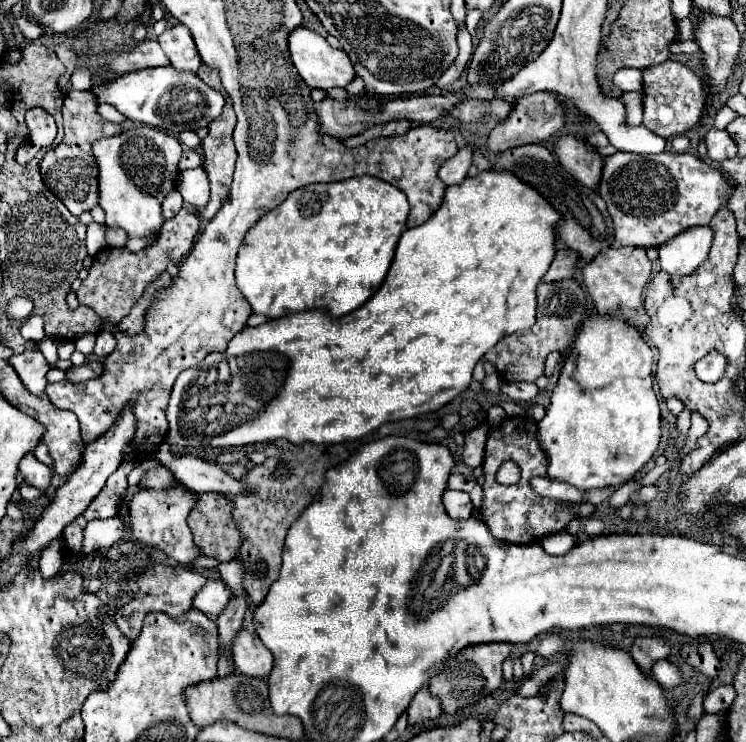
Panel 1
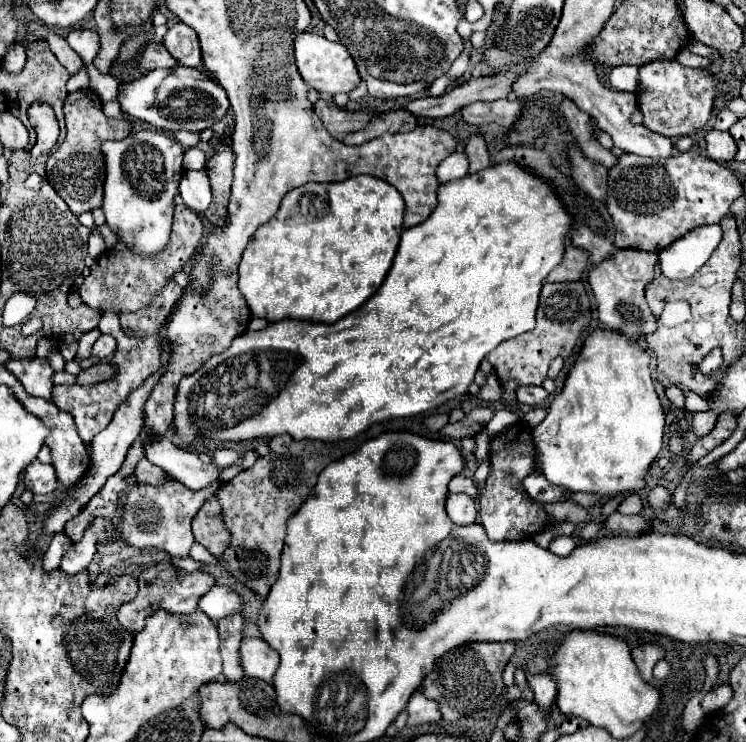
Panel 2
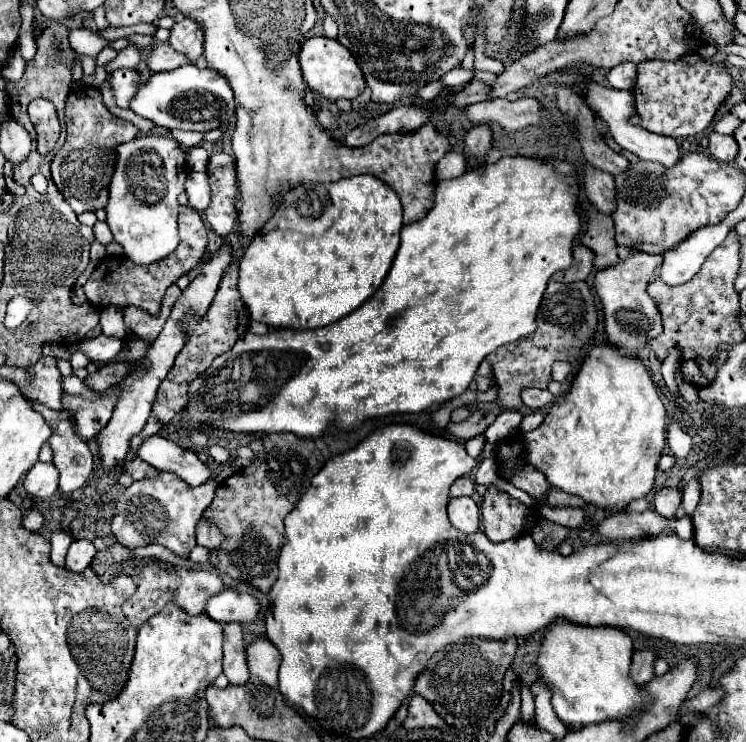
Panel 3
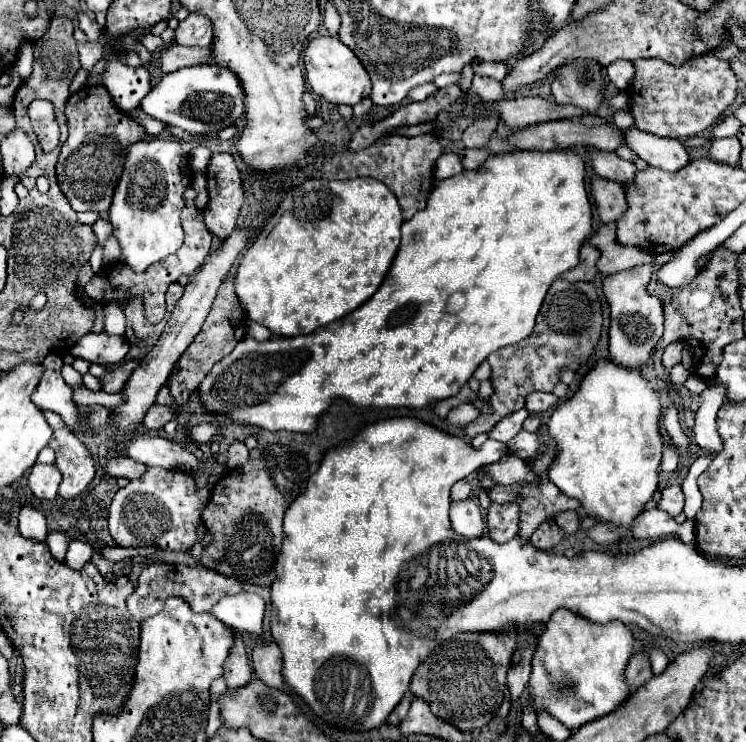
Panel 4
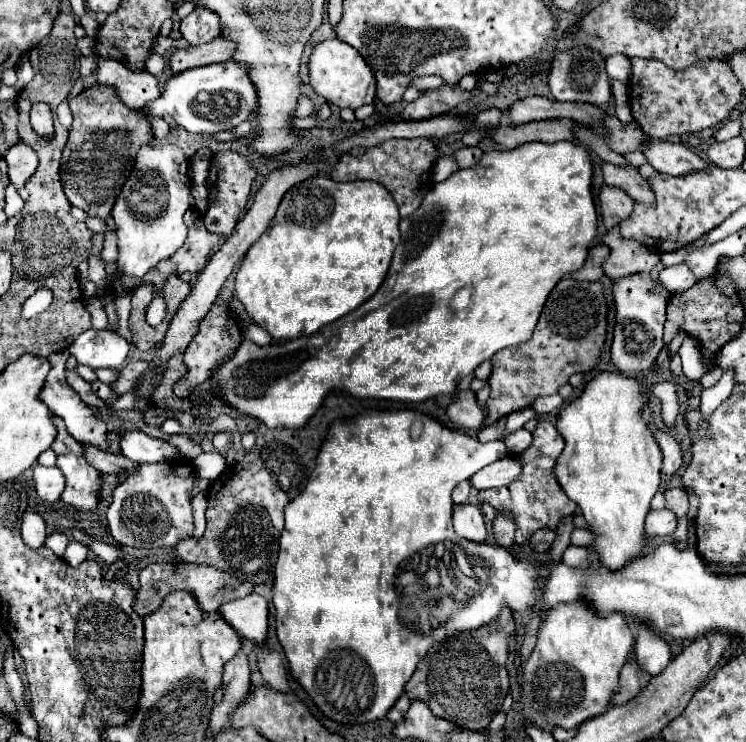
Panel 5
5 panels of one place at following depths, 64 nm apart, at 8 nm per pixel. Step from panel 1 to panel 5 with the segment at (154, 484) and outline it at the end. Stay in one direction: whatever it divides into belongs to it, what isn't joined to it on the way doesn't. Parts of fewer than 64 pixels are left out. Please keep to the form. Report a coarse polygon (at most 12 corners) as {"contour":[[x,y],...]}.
{"contour":[[84,446],[88,464],[102,474],[132,474],[138,468],[122,454]]}

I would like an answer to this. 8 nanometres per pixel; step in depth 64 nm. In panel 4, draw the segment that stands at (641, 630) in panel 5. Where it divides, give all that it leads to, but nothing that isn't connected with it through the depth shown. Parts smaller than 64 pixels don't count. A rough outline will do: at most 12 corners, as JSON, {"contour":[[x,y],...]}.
{"contour":[[650,648],[652,672],[662,674],[668,666],[662,650]]}

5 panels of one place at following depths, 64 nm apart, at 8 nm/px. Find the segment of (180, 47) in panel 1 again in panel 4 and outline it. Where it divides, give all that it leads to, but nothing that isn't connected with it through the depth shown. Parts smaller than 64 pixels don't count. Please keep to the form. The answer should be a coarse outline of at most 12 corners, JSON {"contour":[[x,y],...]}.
{"contour":[[190,14],[176,28],[174,42],[204,48],[212,42],[206,16]]}

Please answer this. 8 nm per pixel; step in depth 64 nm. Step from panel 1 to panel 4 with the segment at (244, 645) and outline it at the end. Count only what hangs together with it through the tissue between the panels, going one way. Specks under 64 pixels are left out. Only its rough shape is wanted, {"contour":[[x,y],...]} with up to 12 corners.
{"contour":[[274,642],[252,648],[254,674],[270,688],[284,686],[282,654]]}

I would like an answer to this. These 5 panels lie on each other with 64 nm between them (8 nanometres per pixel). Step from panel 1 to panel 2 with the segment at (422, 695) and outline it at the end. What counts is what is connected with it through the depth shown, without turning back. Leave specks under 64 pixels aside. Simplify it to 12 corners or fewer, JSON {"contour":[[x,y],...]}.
{"contour":[[412,694],[408,726],[432,724],[442,718],[438,704]]}

